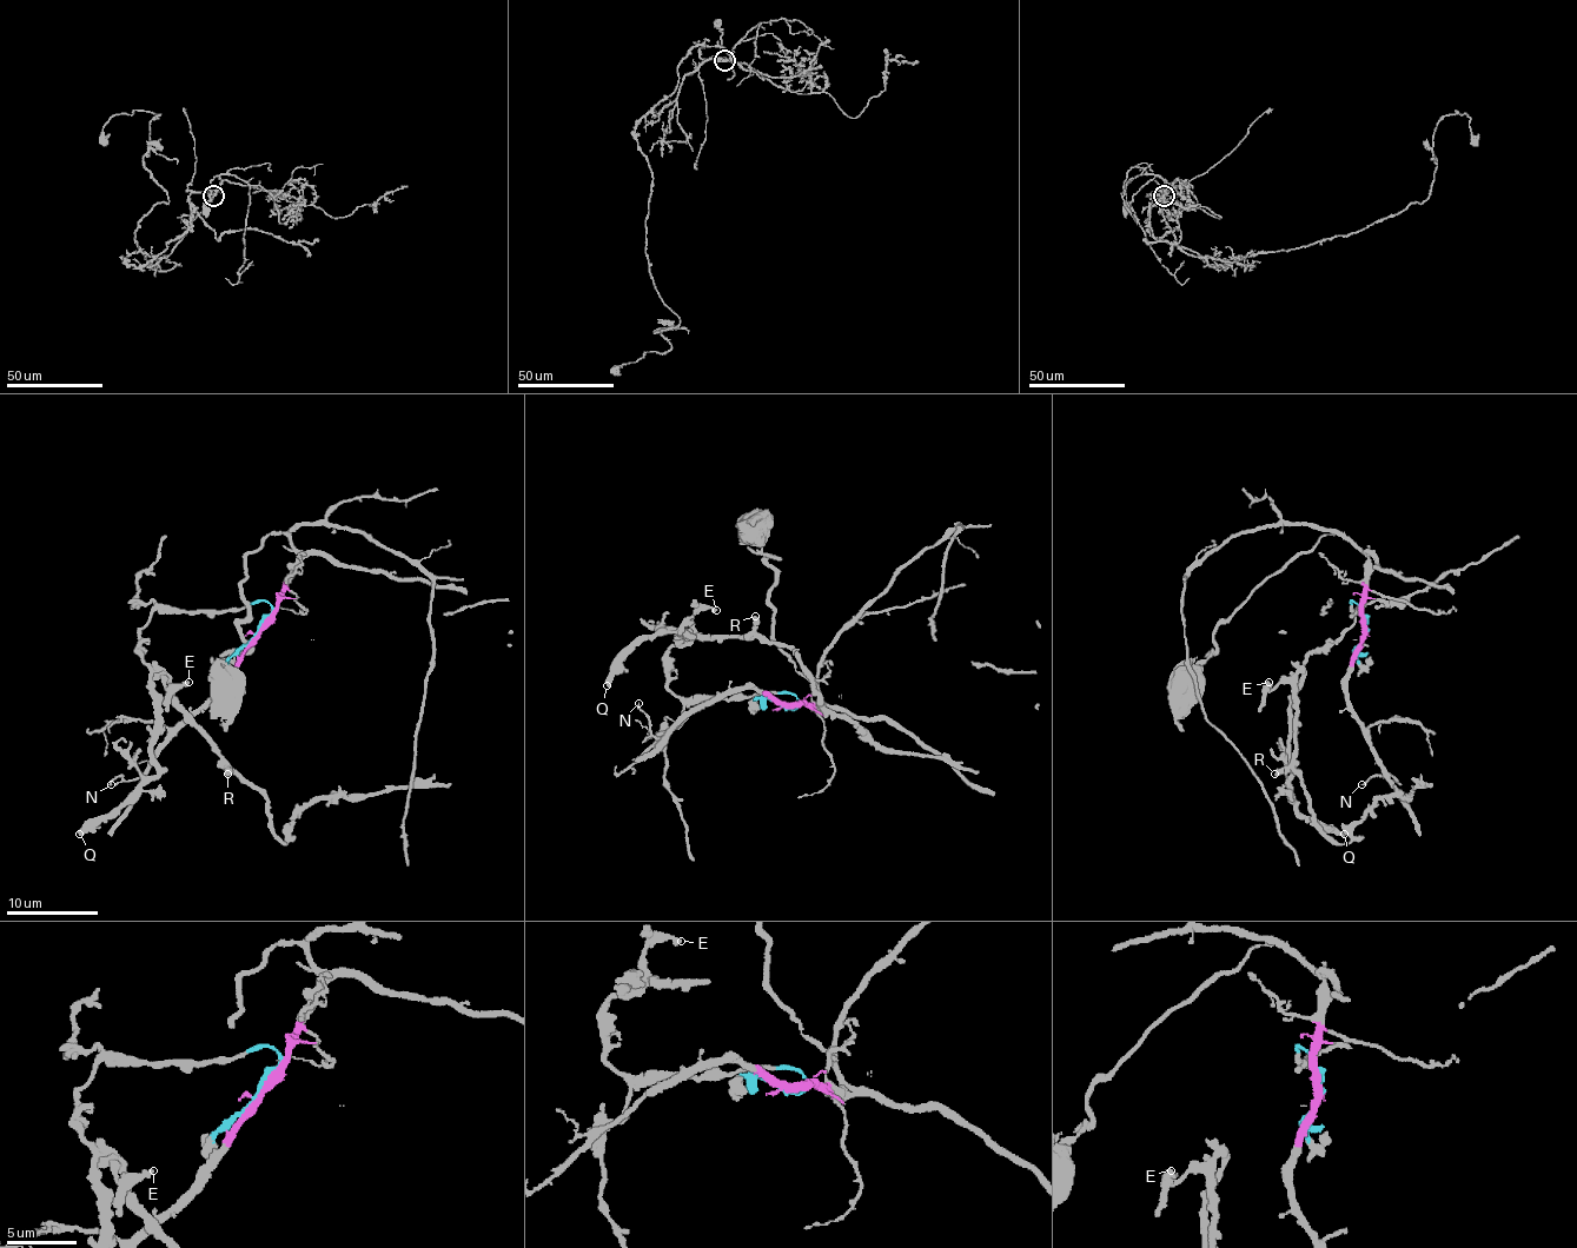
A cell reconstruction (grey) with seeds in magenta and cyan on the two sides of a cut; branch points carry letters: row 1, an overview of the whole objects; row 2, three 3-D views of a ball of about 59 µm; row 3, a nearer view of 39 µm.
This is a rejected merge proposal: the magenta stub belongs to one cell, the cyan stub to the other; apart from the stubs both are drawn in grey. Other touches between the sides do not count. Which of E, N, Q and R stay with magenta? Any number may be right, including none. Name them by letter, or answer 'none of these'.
N

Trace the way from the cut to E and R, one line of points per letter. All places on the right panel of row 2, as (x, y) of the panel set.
E: (1363, 626), (1360, 608), (1351, 601), (1353, 610), (1358, 610), (1344, 631), (1273, 685), (1266, 685), (1269, 681)
R: (1363, 626), (1360, 608), (1351, 601), (1358, 610), (1344, 631), (1304, 663), (1297, 681), (1297, 754), (1273, 775)

